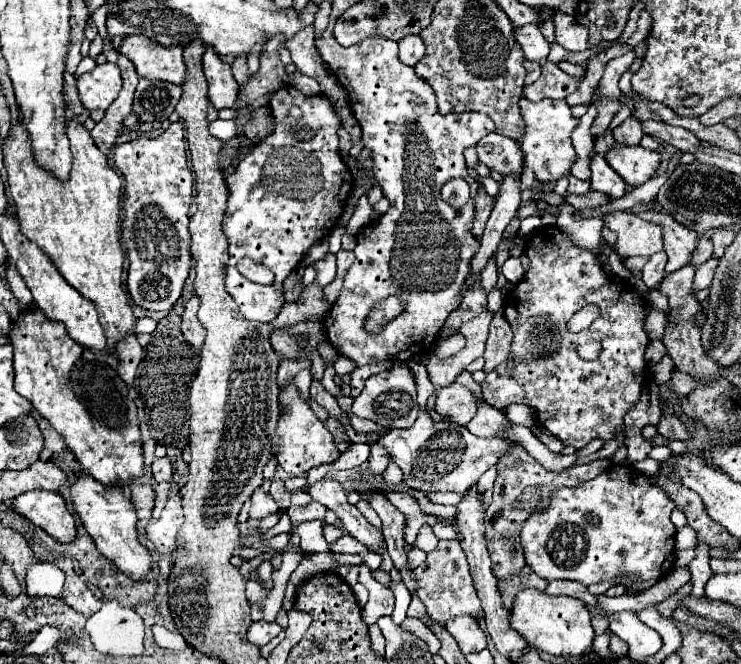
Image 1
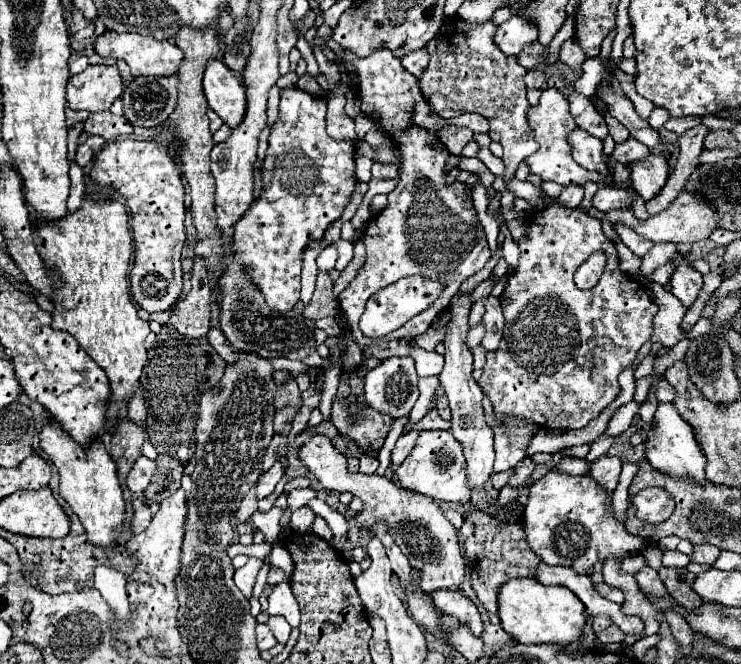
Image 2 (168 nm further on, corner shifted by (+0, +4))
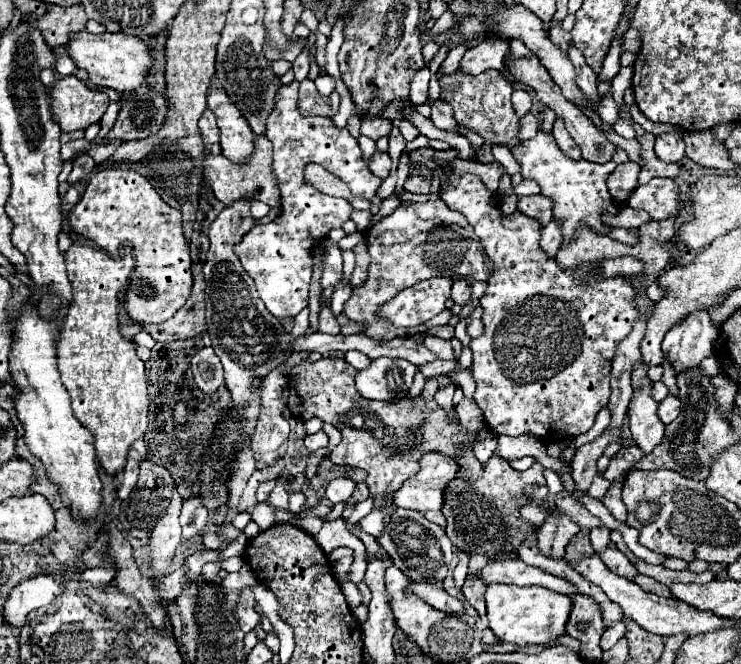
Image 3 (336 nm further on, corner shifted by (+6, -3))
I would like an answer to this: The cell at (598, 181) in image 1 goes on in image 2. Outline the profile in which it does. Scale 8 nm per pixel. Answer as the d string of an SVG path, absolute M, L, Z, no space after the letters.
M575 129L569 133L569 145L573 151L573 159L583 165L589 171L605 173L605 157L603 157L603 145L599 137L589 135L583 129Z

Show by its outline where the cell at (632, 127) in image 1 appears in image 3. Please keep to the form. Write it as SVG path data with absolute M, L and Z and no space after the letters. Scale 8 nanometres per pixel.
M627 160L623 164L617 166L617 170L613 170L607 178L607 188L611 192L611 196L617 202L627 202L629 194L637 188L637 174L639 174L639 166L633 160Z

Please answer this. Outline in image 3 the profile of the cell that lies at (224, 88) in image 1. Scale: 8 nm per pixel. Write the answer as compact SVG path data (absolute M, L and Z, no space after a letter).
M211 88L207 94L207 106L217 116L217 126L221 130L221 154L231 162L247 162L247 156L253 152L253 132L247 126L239 108L223 94L223 88Z

